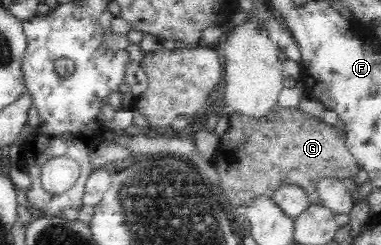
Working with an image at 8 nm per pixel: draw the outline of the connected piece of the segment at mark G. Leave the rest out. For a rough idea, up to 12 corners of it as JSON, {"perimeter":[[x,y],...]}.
{"perimeter":[[276,104],[230,114],[214,166],[229,207],[361,169],[344,130]]}

